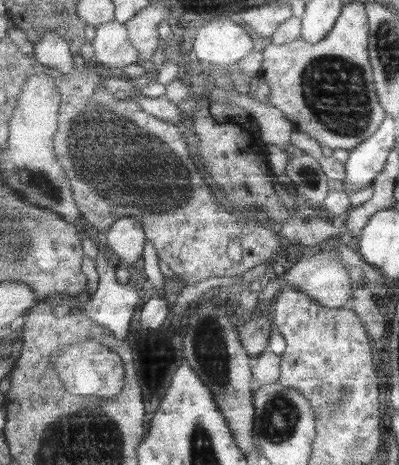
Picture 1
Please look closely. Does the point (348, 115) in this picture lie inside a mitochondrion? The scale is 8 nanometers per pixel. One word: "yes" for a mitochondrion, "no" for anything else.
yes

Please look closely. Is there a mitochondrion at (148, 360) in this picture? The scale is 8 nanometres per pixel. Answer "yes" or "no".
no

